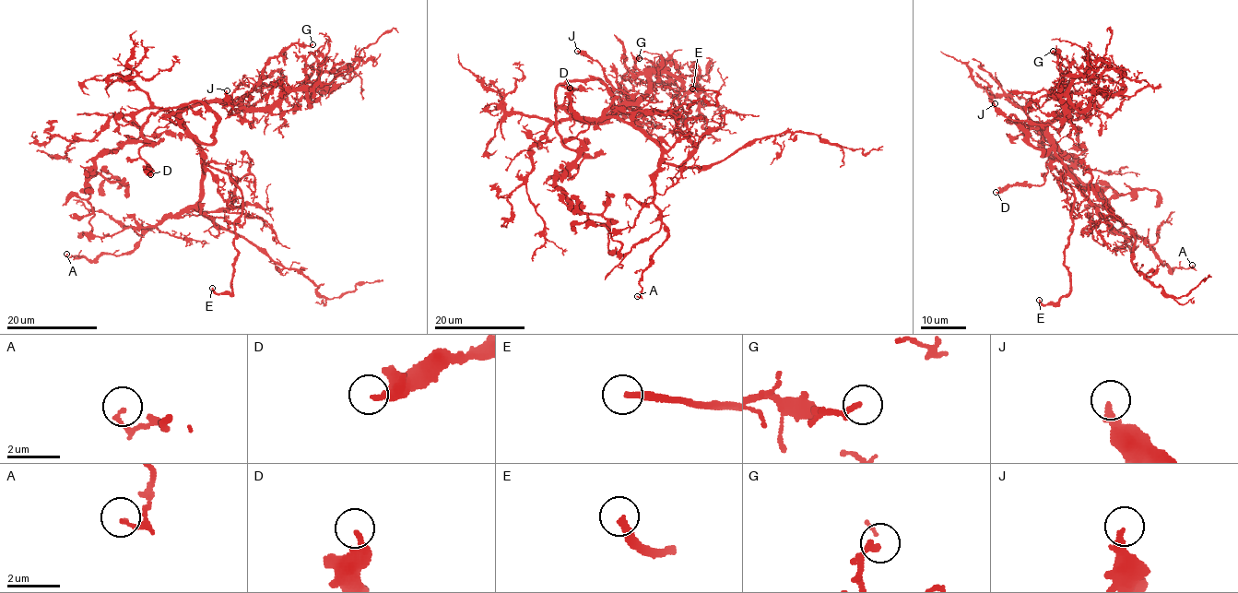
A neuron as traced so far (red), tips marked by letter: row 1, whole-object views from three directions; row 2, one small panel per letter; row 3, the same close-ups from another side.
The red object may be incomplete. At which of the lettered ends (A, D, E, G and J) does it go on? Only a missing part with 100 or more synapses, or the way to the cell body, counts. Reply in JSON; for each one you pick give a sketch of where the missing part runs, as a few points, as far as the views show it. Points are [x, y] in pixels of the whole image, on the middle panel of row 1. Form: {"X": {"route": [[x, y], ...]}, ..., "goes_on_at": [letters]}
{"E": {"route": [[692, 88], [603, 87], [576, 91], [492, 69], [484, 64], [479, 44], [463, 32], [450, 31]]}, "goes_on_at": ["E"]}

